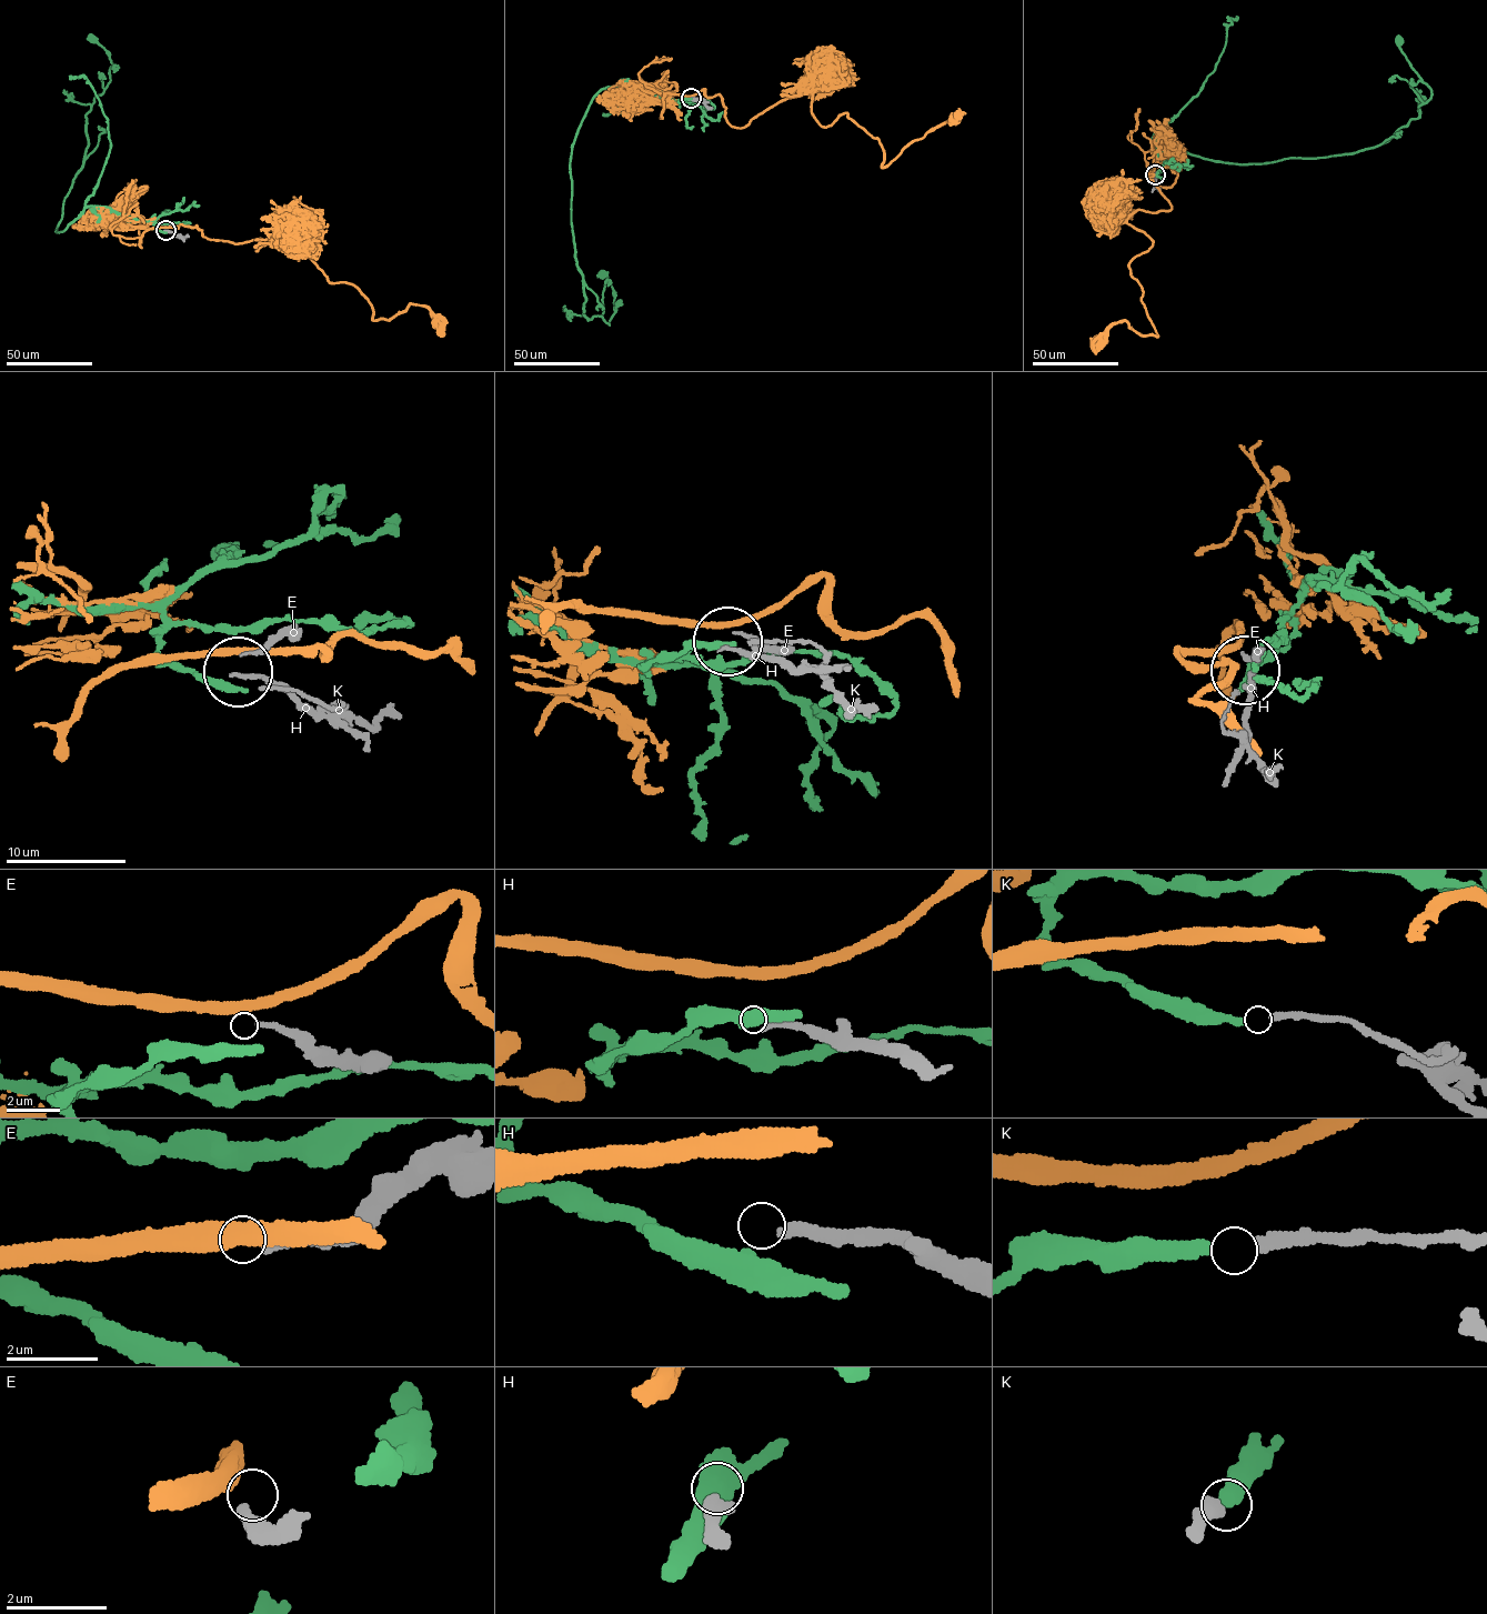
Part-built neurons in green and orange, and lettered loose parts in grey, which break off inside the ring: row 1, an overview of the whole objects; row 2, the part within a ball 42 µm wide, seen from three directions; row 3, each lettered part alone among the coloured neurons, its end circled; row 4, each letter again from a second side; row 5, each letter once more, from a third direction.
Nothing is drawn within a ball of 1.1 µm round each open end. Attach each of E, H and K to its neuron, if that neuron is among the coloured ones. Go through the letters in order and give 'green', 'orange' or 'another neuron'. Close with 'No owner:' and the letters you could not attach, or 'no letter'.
E: another neuron
H: another neuron
K: green
No owner: E, H

